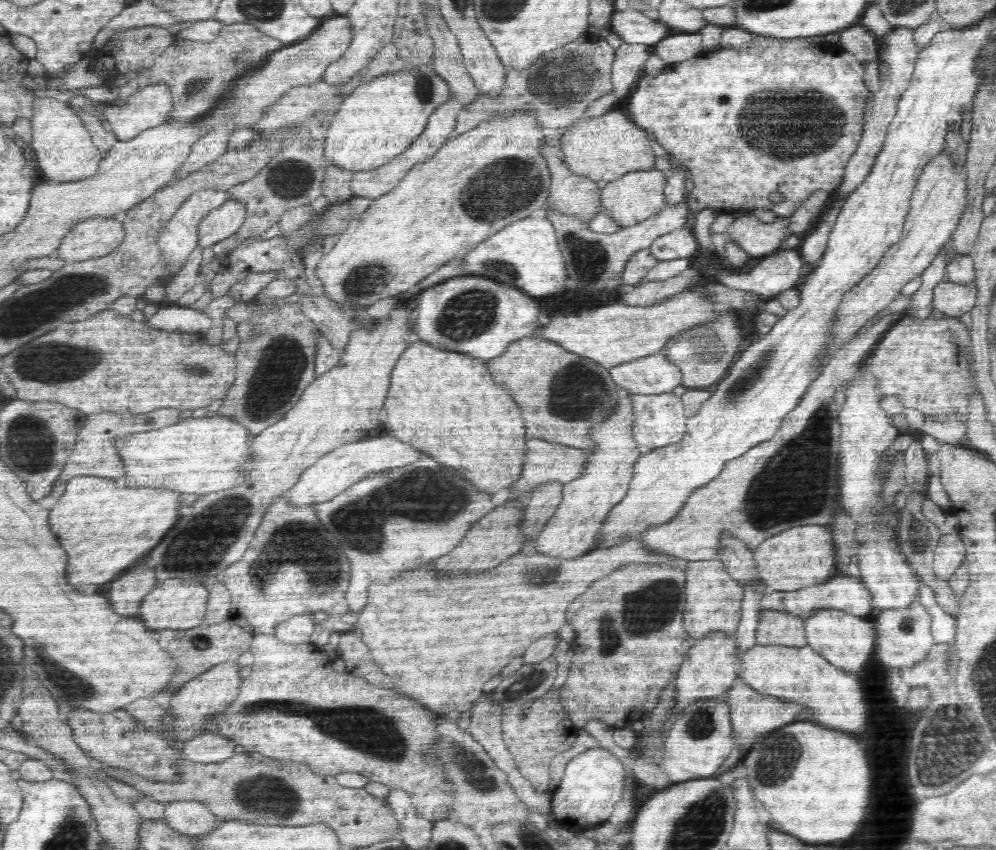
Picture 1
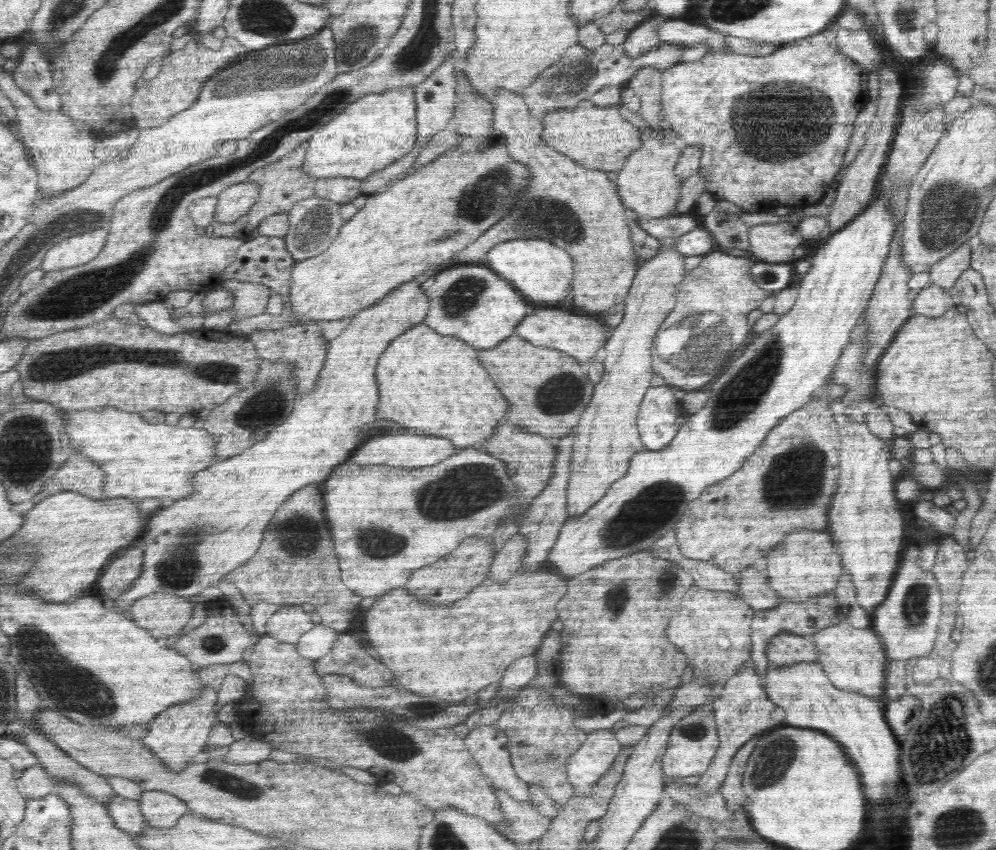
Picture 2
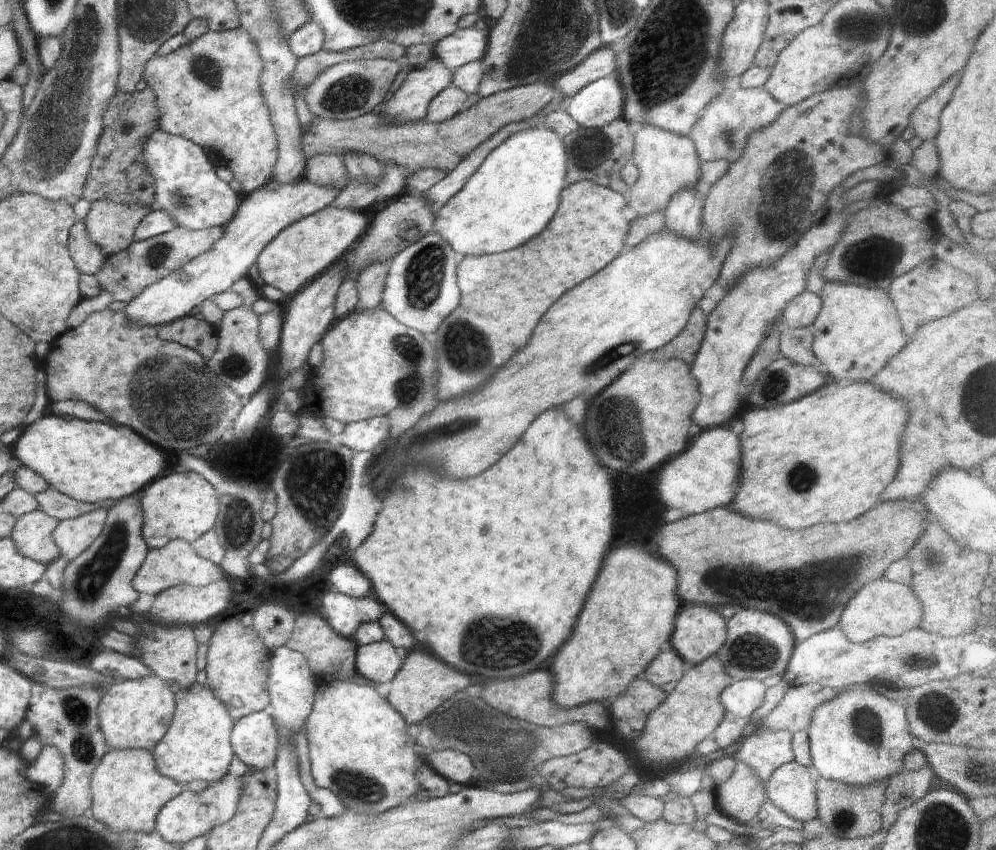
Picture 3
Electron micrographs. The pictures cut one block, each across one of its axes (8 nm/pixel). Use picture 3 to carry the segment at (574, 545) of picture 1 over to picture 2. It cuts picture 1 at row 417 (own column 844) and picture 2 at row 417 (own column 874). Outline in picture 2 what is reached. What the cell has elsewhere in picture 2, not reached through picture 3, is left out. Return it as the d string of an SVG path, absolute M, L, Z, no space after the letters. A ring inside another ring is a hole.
M674 243L666 244L638 268L624 304L624 318L617 327L612 328L614 332L609 334L610 340L602 348L606 352L602 360L605 375L594 388L592 400L584 408L574 434L566 495L568 518L580 516L596 504L609 492L614 482L628 472L630 459L645 450L637 428L637 414L644 394L652 387L652 346L658 328L674 310L679 285L688 272L684 258Z

